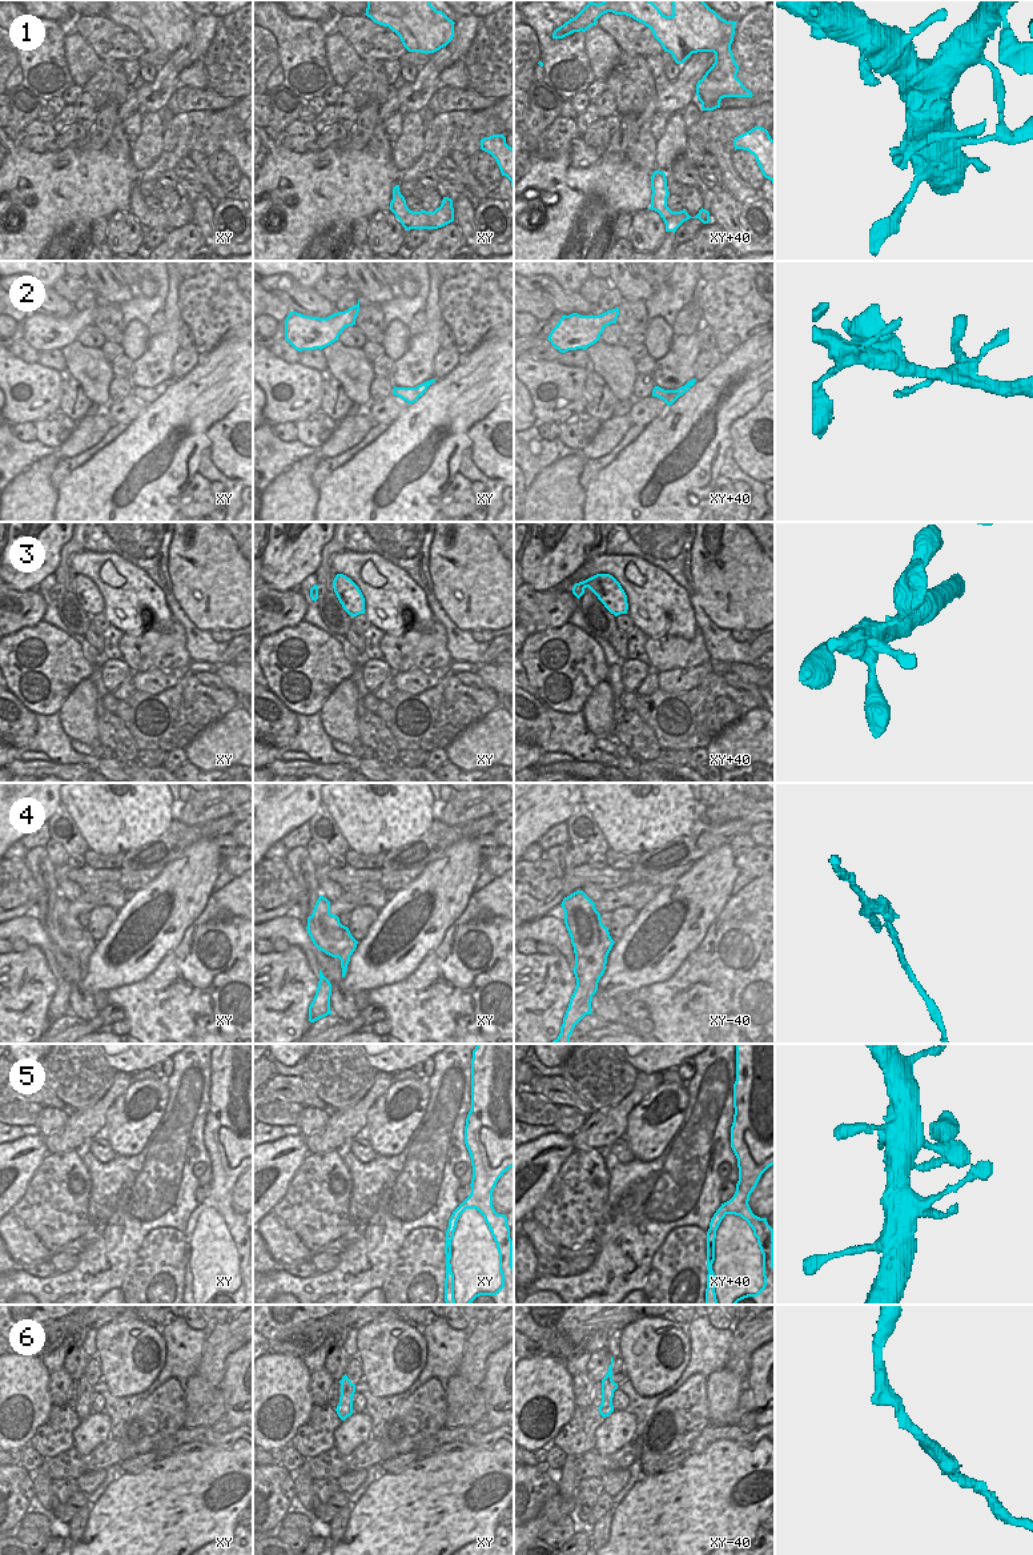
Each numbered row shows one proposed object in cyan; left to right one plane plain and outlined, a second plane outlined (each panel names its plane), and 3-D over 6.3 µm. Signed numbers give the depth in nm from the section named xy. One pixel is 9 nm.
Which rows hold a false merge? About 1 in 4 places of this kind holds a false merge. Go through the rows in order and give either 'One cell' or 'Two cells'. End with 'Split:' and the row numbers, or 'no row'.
1: Two cells
2: One cell
3: One cell
4: Two cells
5: One cell
6: One cell
Split: 1, 4.

